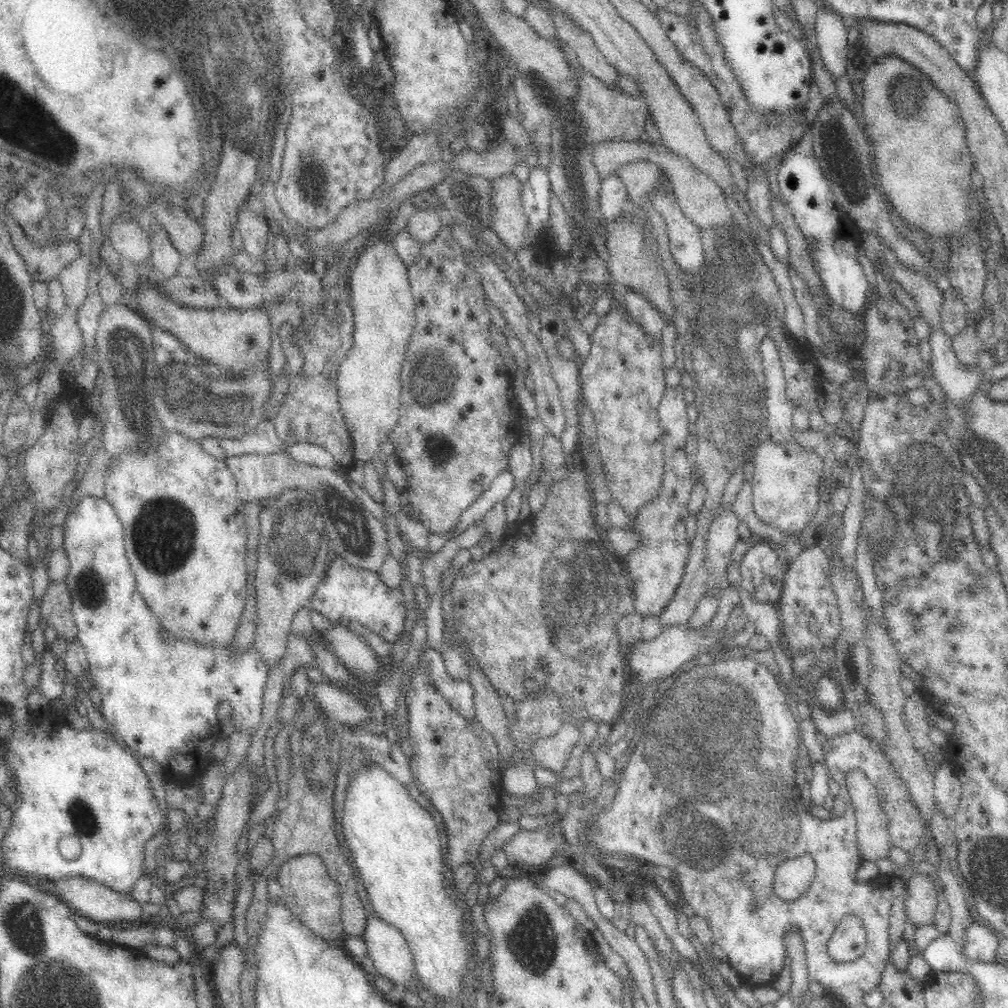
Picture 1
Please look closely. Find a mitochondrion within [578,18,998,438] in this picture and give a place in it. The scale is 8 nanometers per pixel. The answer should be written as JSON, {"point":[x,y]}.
{"point":[903,96]}

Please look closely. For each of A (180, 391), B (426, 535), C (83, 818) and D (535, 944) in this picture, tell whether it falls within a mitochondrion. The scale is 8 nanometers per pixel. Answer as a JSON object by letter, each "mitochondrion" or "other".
{"A":"mitochondrion","B":"other","C":"mitochondrion","D":"mitochondrion"}

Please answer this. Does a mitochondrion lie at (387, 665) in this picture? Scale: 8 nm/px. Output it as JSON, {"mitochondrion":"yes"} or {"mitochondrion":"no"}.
{"mitochondrion":"no"}

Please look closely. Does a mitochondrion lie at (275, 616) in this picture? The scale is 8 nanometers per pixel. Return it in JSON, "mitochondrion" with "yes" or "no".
{"mitochondrion":"no"}

